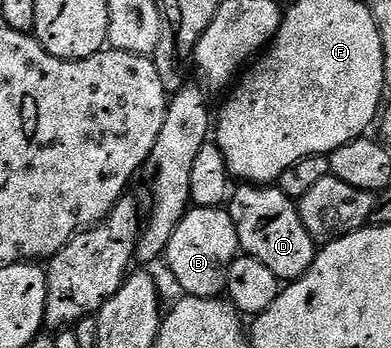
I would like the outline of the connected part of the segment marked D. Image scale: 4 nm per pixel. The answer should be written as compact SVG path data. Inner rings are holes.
M239 185L234 188L233 203L243 207L243 212L237 215L242 254L252 255L254 259L261 261L261 265L273 269L273 273L281 281L297 280L311 268L317 254L317 241L305 229L296 200L289 198L275 185Z

